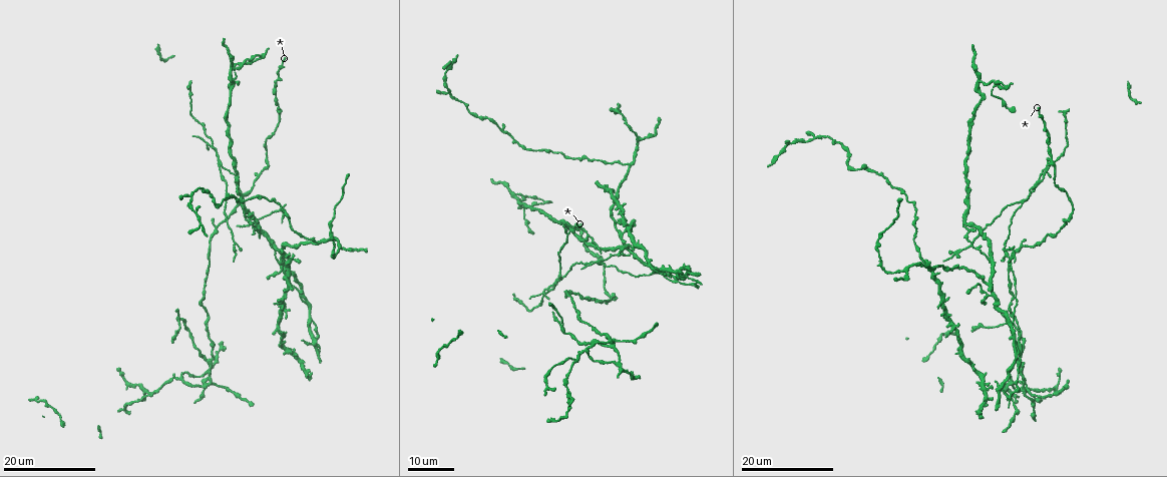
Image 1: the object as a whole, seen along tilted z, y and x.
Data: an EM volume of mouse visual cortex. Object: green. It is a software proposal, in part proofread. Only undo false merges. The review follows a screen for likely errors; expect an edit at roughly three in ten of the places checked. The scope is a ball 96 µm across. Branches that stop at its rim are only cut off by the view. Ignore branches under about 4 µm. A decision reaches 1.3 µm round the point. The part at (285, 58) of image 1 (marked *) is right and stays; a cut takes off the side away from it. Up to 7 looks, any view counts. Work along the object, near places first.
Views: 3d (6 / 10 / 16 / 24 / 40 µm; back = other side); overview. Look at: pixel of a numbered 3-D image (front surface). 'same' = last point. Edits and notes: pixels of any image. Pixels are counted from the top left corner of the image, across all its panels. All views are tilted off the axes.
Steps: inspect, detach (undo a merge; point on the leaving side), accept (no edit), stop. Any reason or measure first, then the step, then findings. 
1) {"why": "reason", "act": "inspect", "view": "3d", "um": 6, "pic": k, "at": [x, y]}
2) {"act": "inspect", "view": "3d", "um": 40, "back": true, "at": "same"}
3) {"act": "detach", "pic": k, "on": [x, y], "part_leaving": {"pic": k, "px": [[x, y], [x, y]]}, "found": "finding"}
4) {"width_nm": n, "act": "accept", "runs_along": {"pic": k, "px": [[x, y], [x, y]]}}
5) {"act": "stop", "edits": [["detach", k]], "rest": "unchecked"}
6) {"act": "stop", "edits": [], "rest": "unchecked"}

{"why": "four arms meet", "act": "inspect", "view": "3d", "um": 24, "pic": 1, "at": [990, 295]}

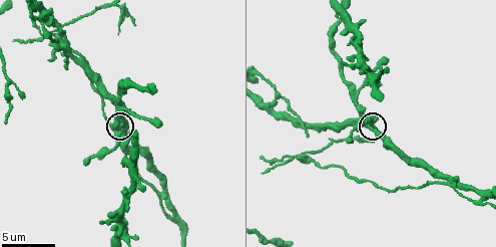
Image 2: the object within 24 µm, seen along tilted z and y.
{"why": "zoom in", "act": "inspect", "view": "3d", "um": 6, "pic": 2, "at": [375, 126]}

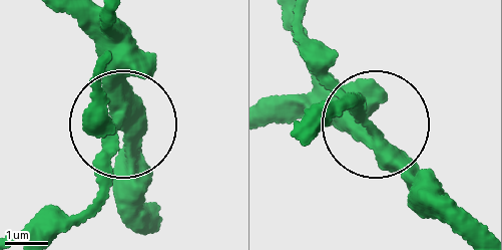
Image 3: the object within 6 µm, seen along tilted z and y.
{"act": "inspect", "view": "3d", "um": 6, "back": true, "pic": 3, "at": [370, 131]}

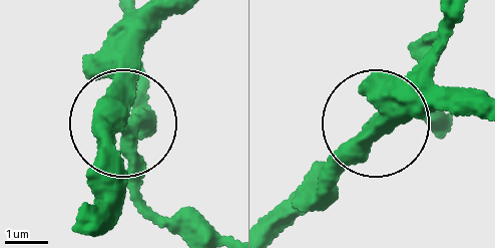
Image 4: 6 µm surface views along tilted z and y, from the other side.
{"width_nm": 330, "act": "accept", "found": "continuous, no second neuron"}

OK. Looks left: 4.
{"why": "sudden change in width", "act": "inspect", "view": "3d", "um": 24, "pic": 1, "at": [211, 248]}

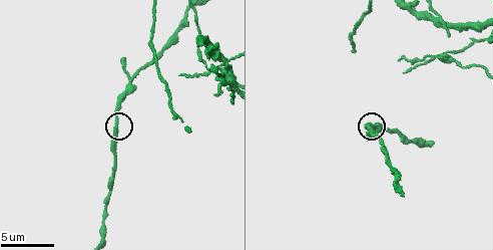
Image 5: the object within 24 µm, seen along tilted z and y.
{"act": "inspect", "view": "3d", "um": 10, "pic": 5, "at": [369, 127]}

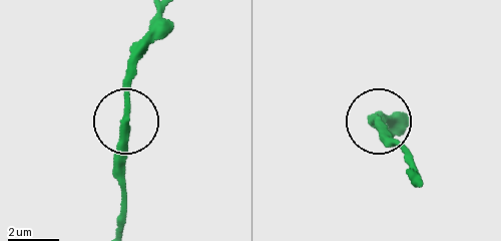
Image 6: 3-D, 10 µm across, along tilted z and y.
{"act": "accept", "runs_along": {"pic": 6, "px": [[160, 17], [130, 89], [117, 184]]}, "found": "all the same neuron"}

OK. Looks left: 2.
{"why": "four arms meet", "act": "inspect", "view": "3d", "um": 10, "pic": 2, "at": [180, 223]}

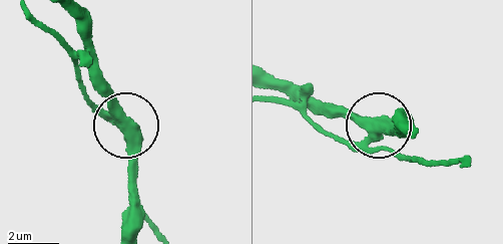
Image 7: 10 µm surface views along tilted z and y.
{"width_nm": 410, "act": "detach", "pic": 7, "on": [398, 152], "part_leaving": {"pic": 7, "px": [[365, 145], [344, 141], [299, 108], [275, 102]]}, "found": "two neurons meet here"}

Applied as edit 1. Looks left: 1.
{"act": "stop", "edits": [["detach", 7]], "rest": "unchecked"}

